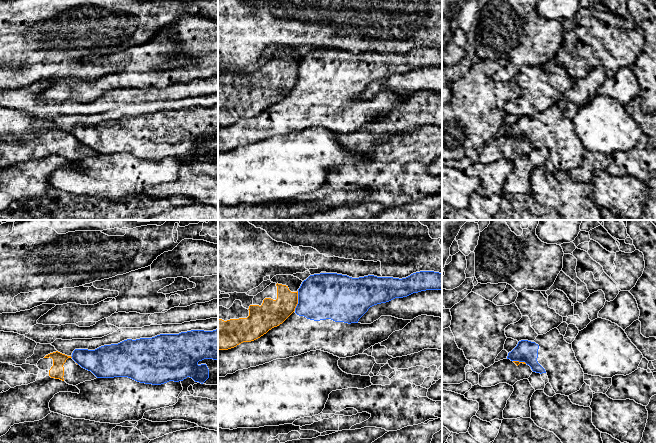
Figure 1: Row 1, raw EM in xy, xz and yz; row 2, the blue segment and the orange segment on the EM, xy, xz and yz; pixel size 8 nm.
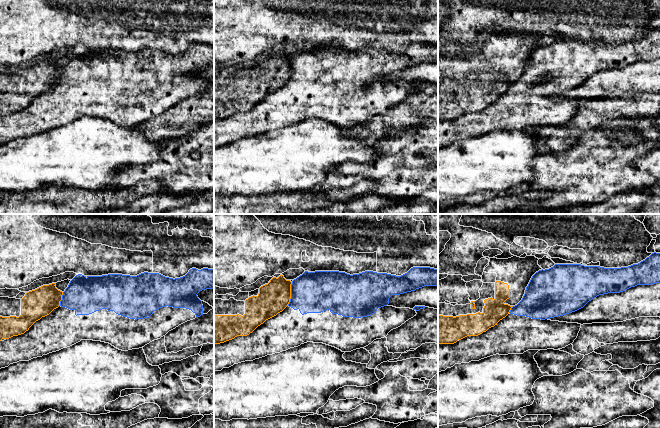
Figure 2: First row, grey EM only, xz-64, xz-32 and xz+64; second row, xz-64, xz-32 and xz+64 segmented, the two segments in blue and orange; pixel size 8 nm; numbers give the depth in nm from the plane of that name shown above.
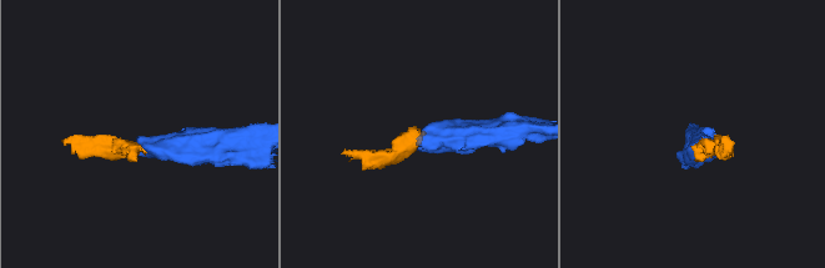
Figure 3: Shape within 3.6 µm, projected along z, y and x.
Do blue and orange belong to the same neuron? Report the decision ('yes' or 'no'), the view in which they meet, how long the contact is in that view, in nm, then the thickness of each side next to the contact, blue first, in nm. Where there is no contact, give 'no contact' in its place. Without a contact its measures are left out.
no; contact in xz; length 160 nm; calibres 380 and 220 nm

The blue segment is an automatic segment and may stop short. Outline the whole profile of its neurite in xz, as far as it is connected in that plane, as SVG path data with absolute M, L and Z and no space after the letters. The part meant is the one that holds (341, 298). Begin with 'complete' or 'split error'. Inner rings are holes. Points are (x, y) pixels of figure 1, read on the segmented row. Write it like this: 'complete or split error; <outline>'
split error; M420 271L402 279L374 275L352 278L337 273L310 275L298 289L295 311L282 324L254 341L243 342L228 350L218 350L218 377L316 350L339 358L362 354L411 322L392 316L381 316L371 324L359 323L359 319L368 309L426 290L442 290L442 272Z

